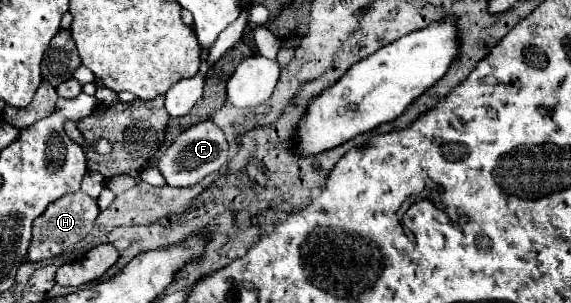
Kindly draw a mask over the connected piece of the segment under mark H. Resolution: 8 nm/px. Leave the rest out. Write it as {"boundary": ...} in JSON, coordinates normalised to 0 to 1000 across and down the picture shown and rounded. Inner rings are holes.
{"boundary":[[[149,634],[114,640],[100,667],[86,673],[79,706],[68,713],[58,733],[58,792],[54,792],[51,838],[47,838],[51,858],[68,865],[68,858],[79,858],[79,851],[93,851],[93,845],[107,838],[114,818],[121,818],[121,812],[135,805],[138,792],[145,792],[159,766],[170,706],[173,706],[170,653],[159,653]]]}

